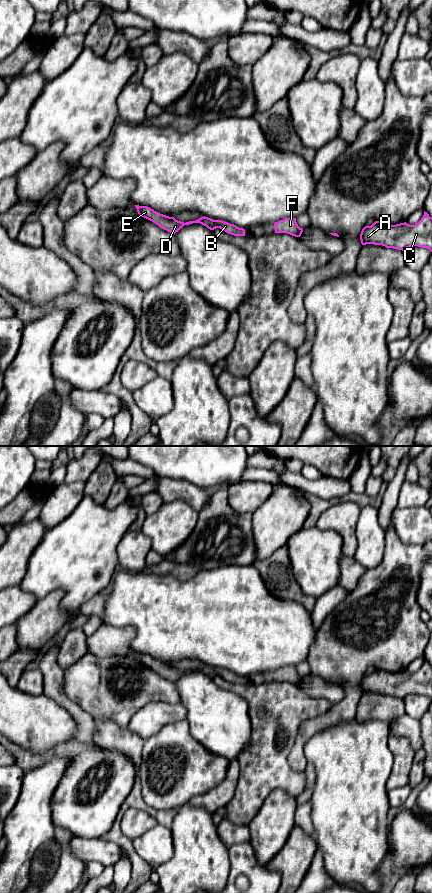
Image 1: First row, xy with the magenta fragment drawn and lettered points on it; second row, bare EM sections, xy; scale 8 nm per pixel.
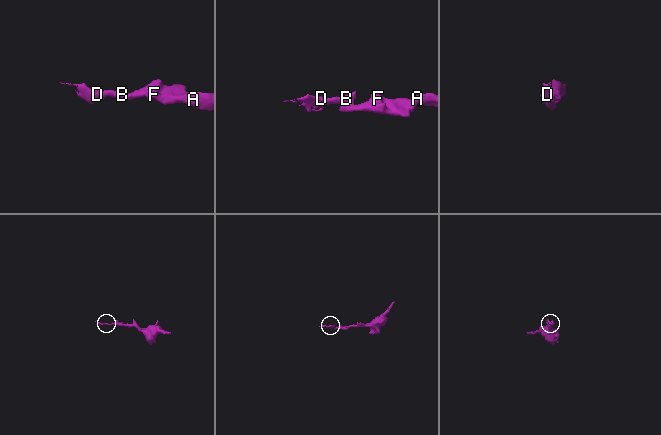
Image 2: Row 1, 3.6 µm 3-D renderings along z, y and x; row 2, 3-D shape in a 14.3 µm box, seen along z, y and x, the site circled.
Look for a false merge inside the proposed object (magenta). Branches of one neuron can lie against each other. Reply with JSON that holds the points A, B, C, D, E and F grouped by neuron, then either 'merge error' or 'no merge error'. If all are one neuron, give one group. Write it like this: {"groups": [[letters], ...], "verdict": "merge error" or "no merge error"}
{"groups": [["A", "B", "C", "D", "E", "F"]], "verdict": "no merge error"}

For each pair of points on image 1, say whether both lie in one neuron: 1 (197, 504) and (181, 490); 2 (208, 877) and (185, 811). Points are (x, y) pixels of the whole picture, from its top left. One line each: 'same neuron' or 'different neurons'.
1: same neuron
2: same neuron

